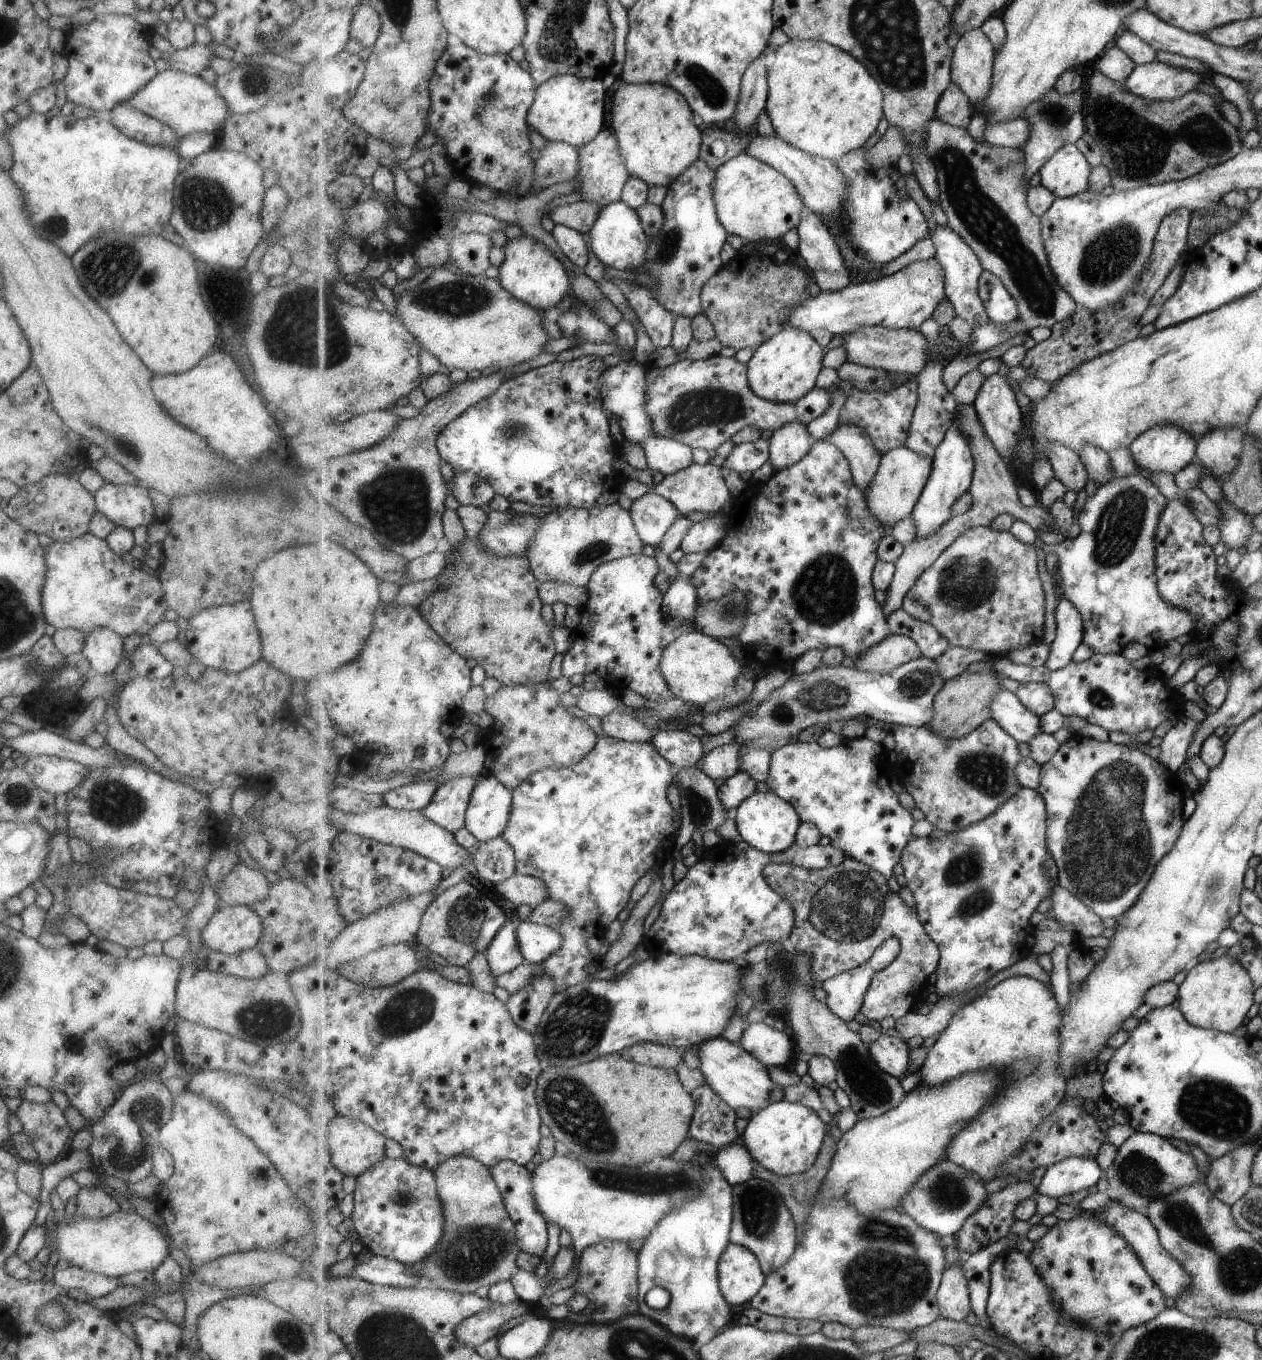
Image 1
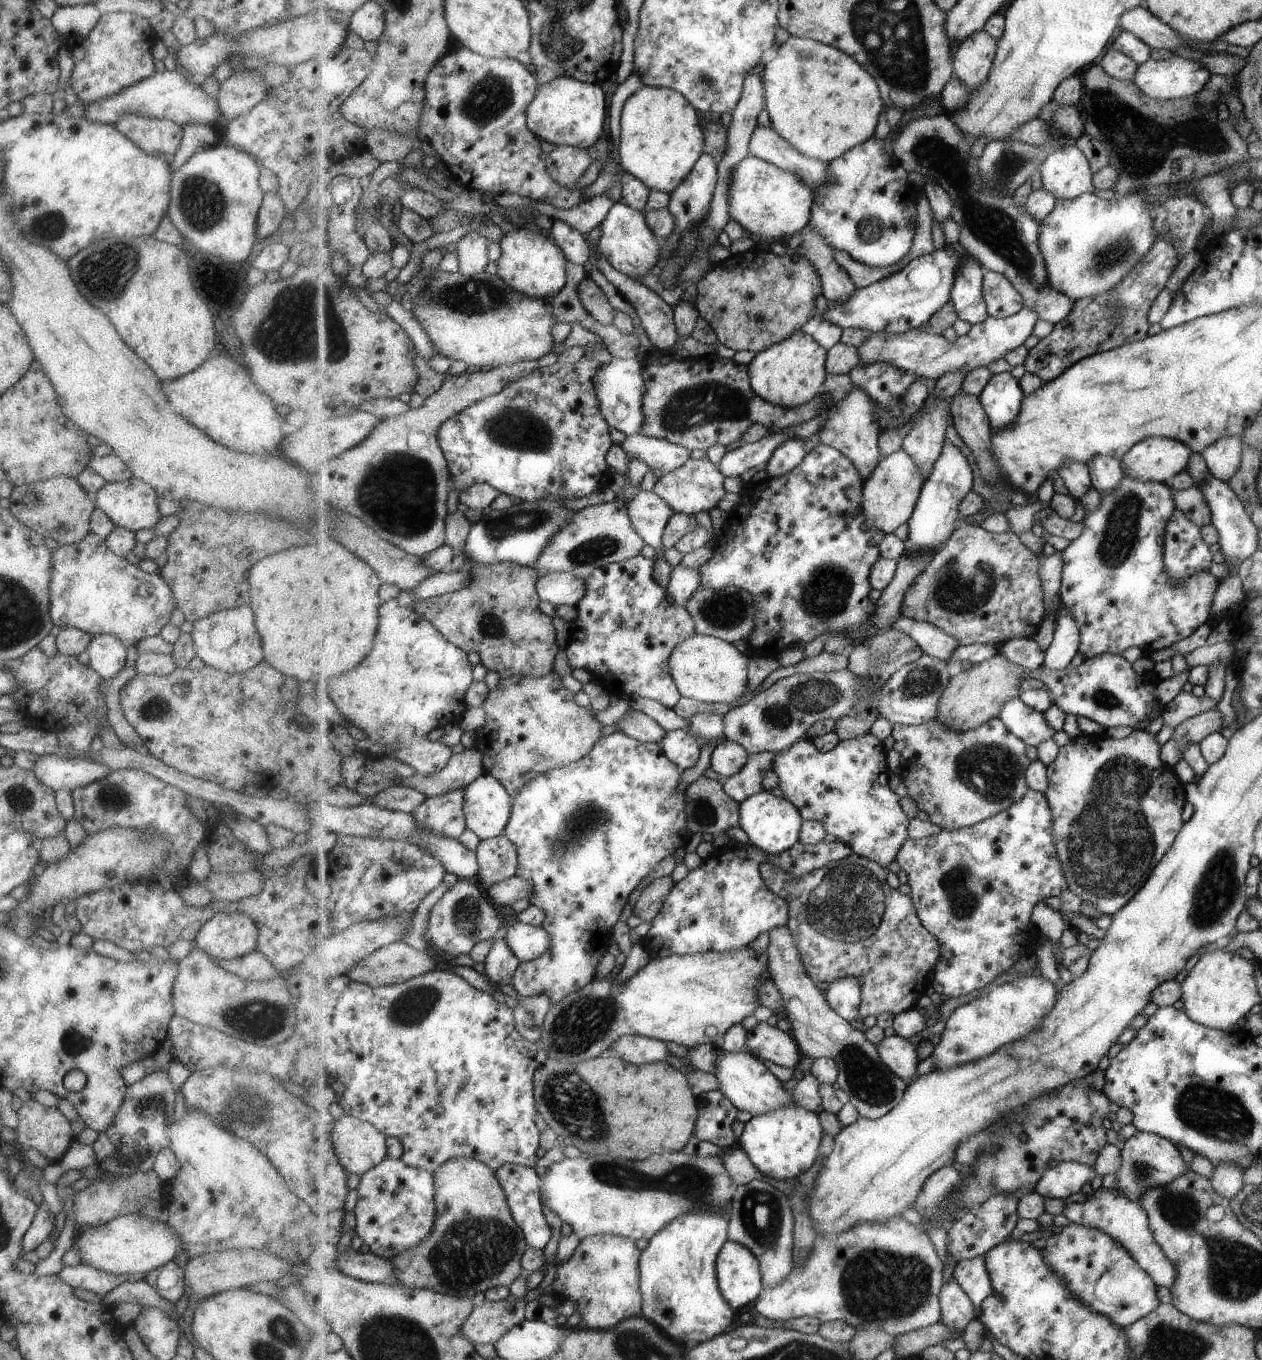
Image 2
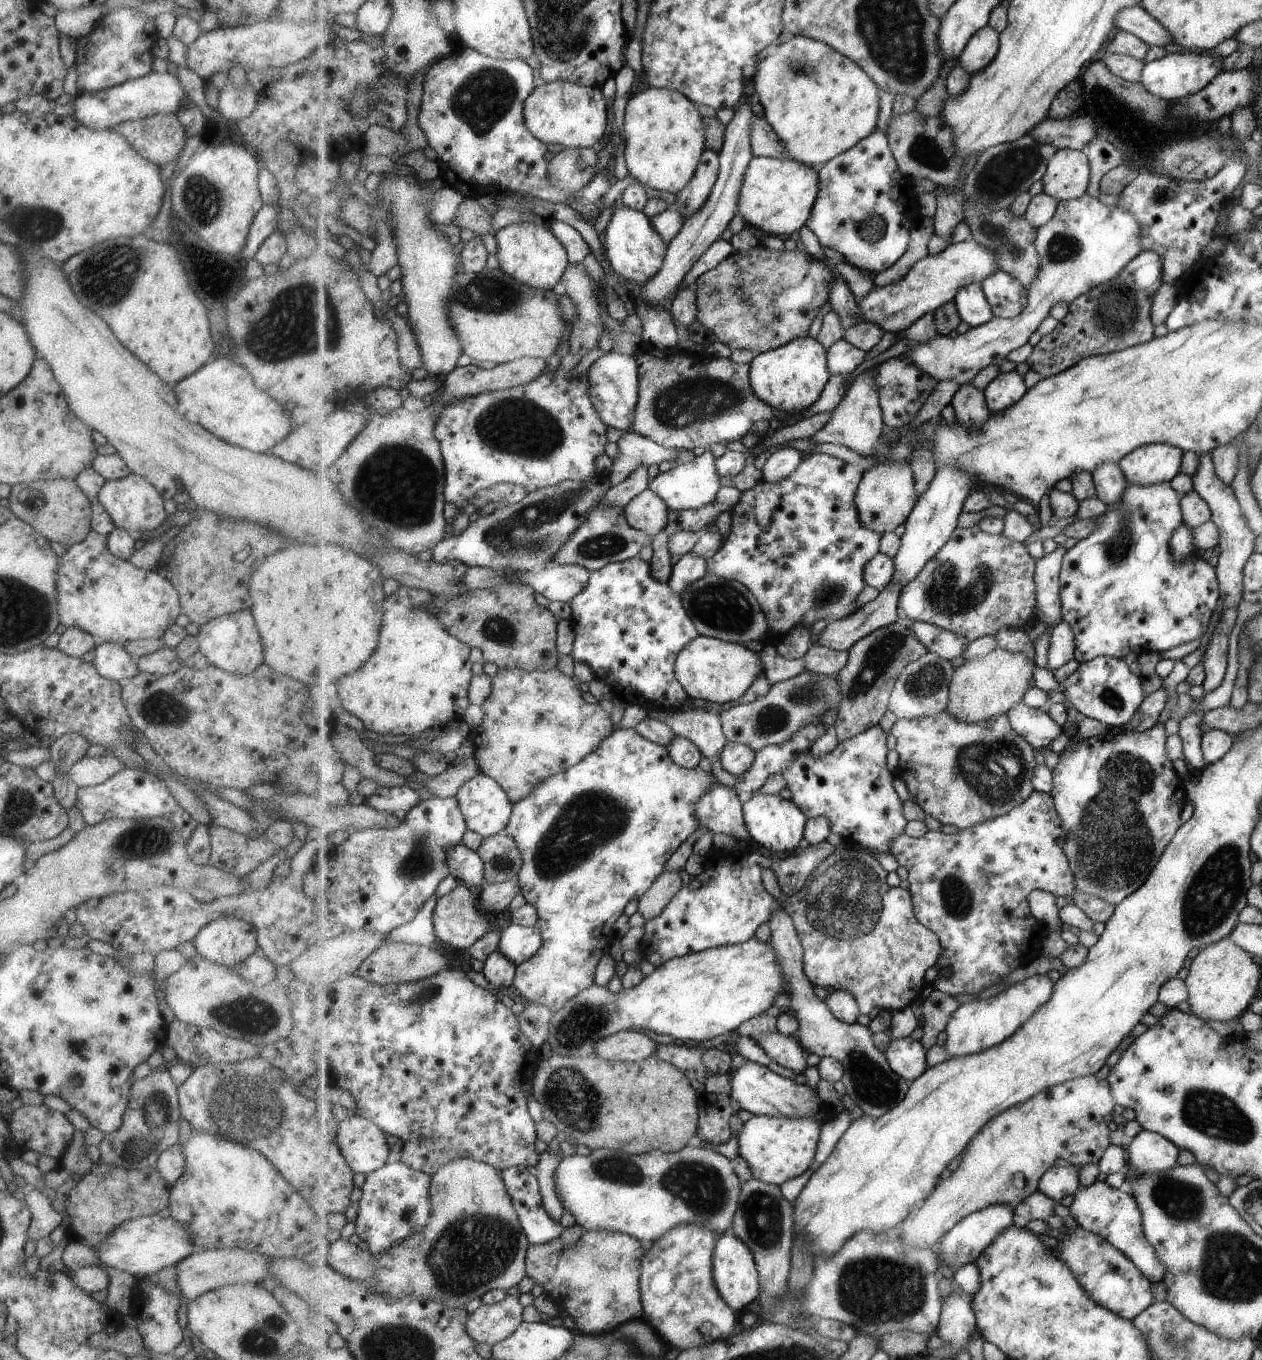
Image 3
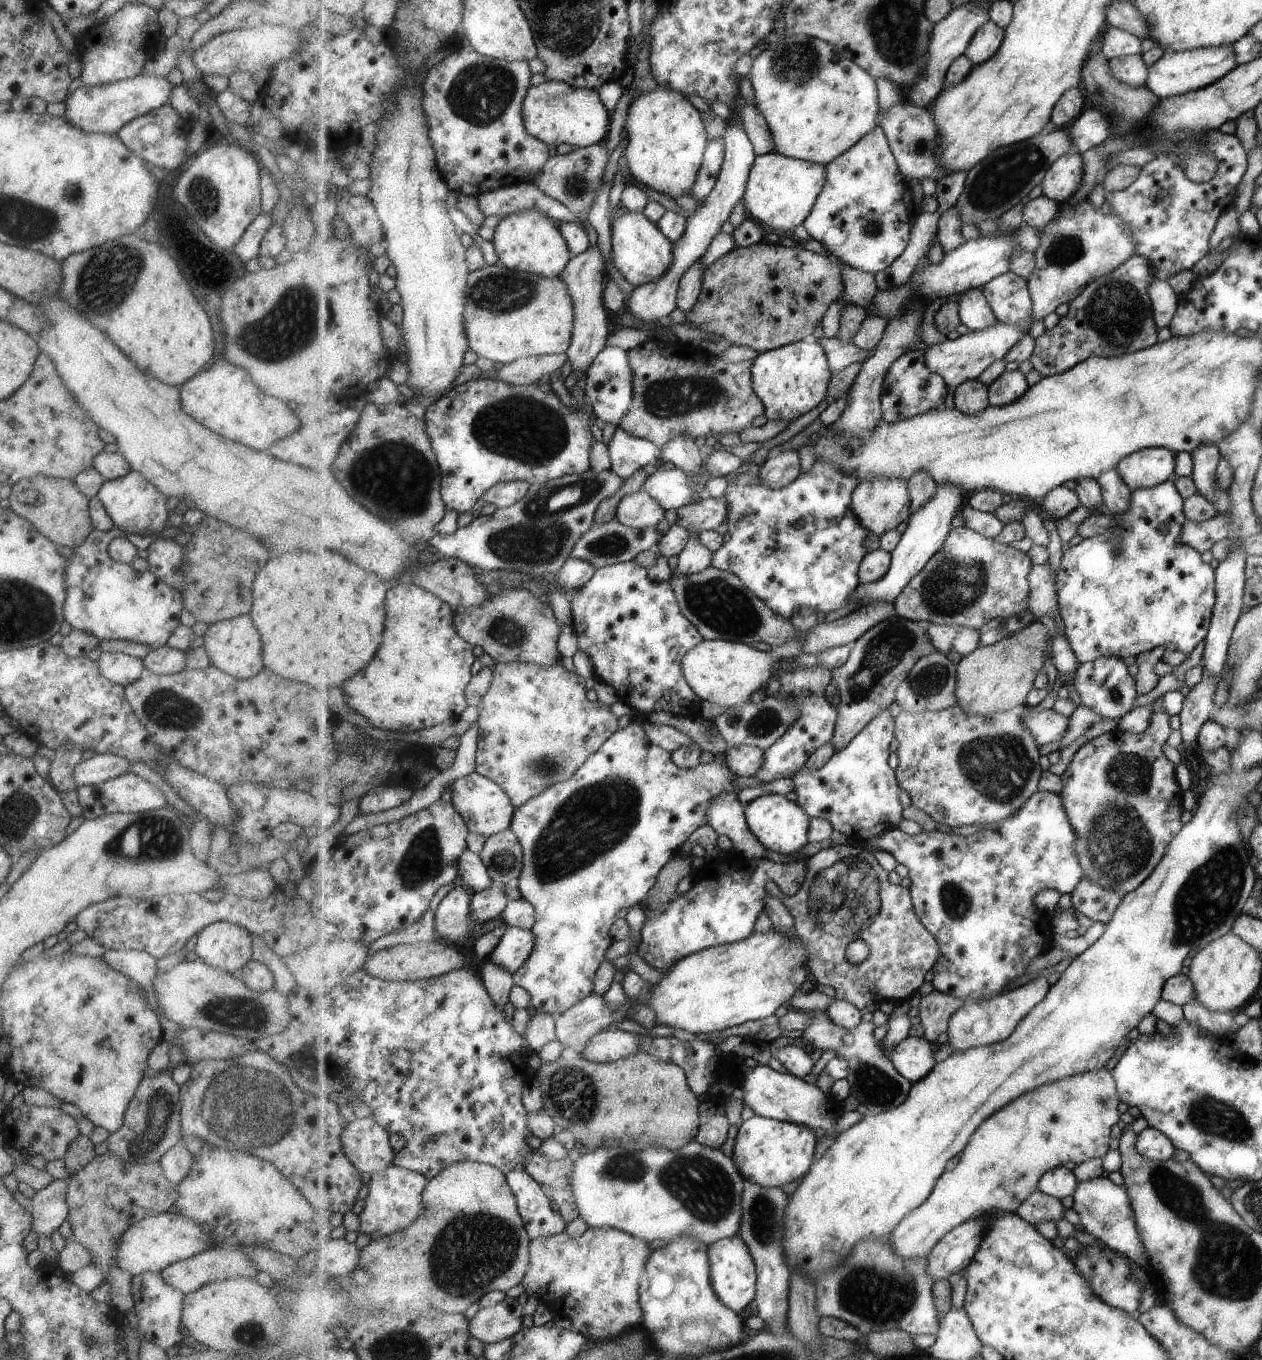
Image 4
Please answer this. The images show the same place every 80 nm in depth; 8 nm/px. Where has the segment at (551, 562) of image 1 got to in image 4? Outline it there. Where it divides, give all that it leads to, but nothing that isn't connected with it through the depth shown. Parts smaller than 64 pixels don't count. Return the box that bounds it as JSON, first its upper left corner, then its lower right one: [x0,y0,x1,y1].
[569,516,661,569]

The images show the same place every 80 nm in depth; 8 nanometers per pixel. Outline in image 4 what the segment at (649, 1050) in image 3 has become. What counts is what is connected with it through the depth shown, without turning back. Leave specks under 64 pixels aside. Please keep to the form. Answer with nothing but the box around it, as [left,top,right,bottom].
[581,1028,641,1063]

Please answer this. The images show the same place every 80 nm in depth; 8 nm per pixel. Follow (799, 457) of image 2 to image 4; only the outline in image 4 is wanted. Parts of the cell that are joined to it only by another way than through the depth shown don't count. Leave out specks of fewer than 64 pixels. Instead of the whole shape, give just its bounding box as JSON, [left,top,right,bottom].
[753,450,801,490]

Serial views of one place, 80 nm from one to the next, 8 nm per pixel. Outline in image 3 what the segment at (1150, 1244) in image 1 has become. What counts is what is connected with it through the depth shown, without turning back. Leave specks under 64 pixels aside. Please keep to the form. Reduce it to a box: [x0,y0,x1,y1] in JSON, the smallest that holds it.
[1070,1177,1167,1284]

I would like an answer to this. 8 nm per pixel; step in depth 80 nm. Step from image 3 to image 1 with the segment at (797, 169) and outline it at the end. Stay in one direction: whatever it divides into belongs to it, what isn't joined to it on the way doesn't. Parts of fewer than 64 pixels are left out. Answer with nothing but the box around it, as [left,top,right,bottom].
[713,151,807,244]

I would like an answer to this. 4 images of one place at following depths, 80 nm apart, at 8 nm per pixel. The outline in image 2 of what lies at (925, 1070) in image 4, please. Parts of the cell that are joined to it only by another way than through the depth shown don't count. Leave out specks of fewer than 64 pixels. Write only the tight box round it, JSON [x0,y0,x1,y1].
[878,1034,919,1079]

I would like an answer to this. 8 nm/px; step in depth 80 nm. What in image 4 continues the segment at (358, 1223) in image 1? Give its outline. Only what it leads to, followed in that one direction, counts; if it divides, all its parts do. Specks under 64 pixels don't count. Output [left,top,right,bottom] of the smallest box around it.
[359,1163,429,1241]

